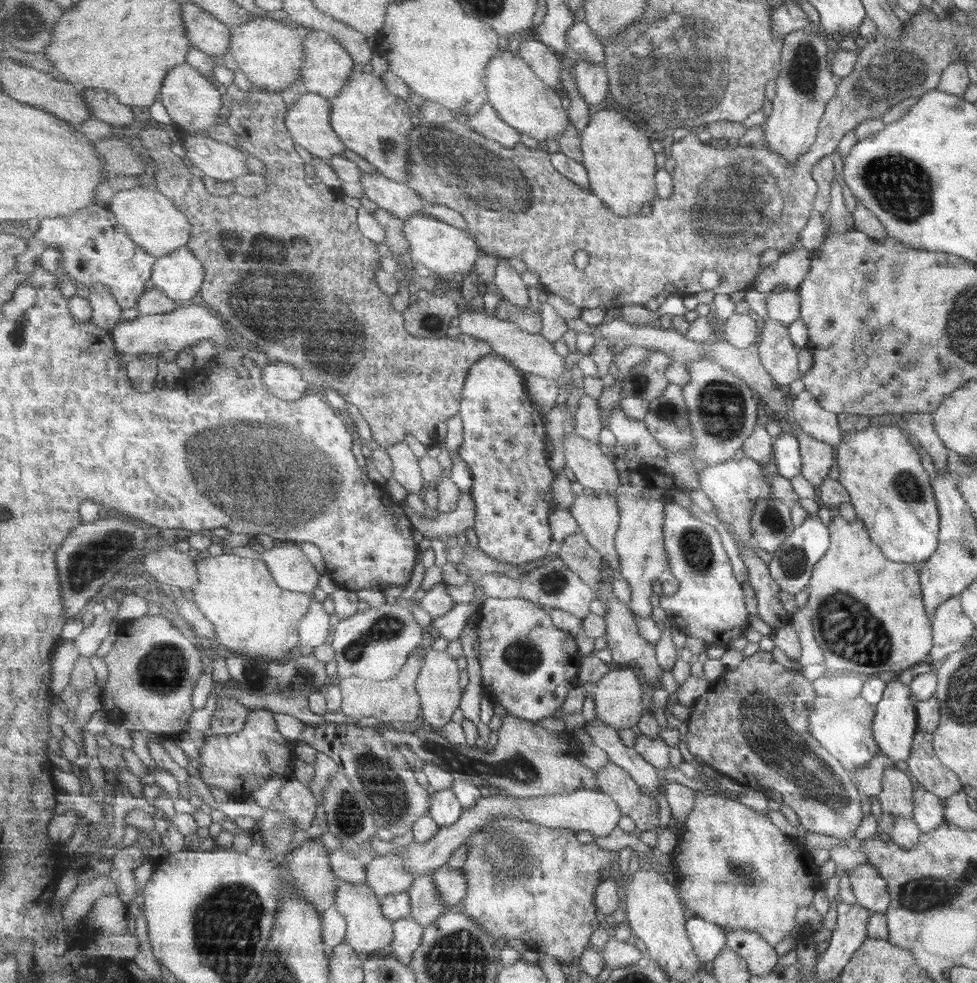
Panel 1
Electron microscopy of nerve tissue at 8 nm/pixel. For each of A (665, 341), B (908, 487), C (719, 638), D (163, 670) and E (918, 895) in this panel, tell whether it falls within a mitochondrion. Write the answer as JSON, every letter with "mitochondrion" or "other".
{"A":"other","B":"mitochondrion","C":"other","D":"mitochondrion","E":"mitochondrion"}

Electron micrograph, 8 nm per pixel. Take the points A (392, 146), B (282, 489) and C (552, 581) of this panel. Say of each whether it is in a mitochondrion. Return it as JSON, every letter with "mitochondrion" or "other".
{"A":"mitochondrion","B":"mitochondrion","C":"mitochondrion"}

